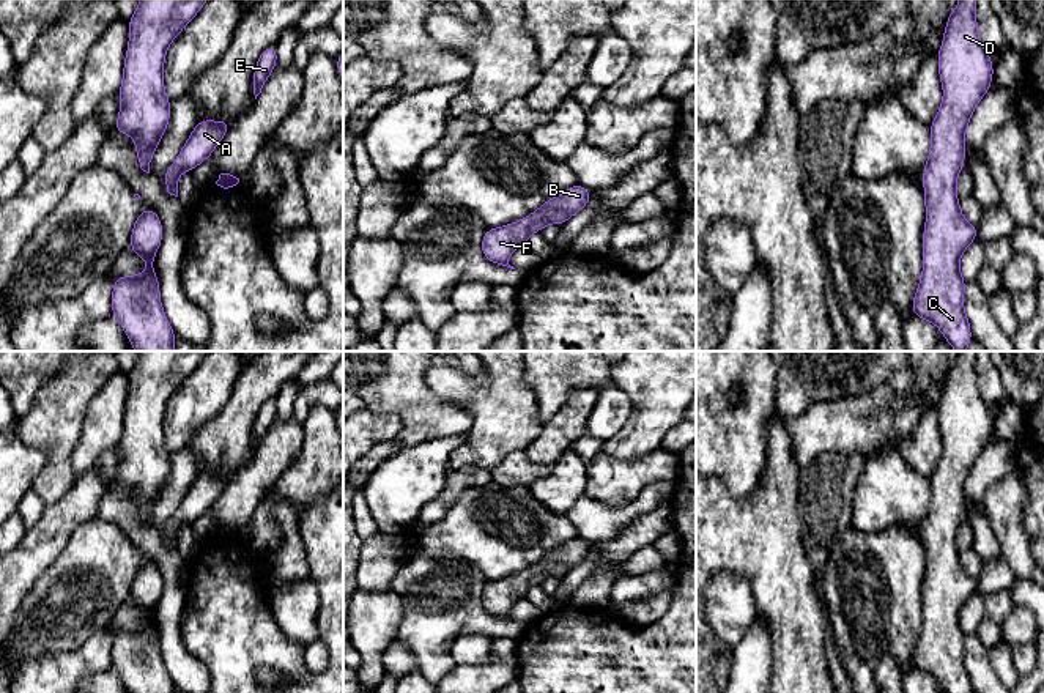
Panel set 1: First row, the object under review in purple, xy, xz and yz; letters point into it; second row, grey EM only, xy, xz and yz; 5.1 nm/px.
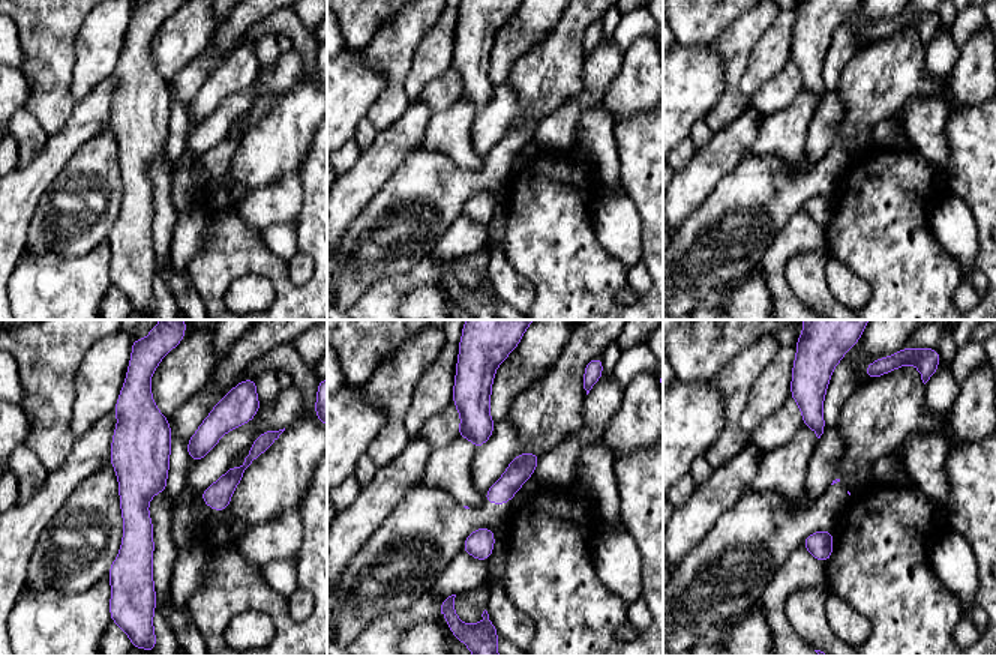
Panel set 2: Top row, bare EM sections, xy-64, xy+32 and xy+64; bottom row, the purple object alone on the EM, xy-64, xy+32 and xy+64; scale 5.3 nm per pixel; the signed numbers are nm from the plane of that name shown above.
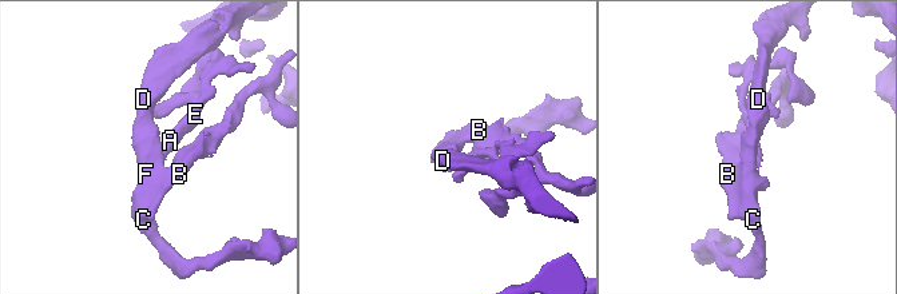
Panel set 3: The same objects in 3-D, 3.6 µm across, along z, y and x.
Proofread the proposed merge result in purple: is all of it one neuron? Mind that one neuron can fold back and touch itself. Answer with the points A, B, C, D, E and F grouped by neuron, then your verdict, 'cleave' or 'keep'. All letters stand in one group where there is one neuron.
A E / B C D F | cleave

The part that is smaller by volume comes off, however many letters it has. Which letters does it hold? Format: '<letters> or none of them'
A, E

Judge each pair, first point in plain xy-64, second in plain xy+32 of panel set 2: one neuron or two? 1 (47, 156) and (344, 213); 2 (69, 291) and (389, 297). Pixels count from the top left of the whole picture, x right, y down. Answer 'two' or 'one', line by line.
1: one
2: one

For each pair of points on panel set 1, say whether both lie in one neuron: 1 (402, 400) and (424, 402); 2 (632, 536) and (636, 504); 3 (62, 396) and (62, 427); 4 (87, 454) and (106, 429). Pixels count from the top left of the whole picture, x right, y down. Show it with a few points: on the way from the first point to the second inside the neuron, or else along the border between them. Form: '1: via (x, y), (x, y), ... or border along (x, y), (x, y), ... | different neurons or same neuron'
1: via (407, 400), (419, 402) | same neuron
2: border along (665, 500), (654, 509), (635, 517), (605, 541) | different neurons
3: via (62, 403), (62, 419) | same neuron
4: via (90, 448), (99, 435) | same neuron

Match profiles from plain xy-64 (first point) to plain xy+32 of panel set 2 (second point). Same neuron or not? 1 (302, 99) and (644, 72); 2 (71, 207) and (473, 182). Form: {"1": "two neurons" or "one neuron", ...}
{"1": "one neuron", "2": "one neuron"}

